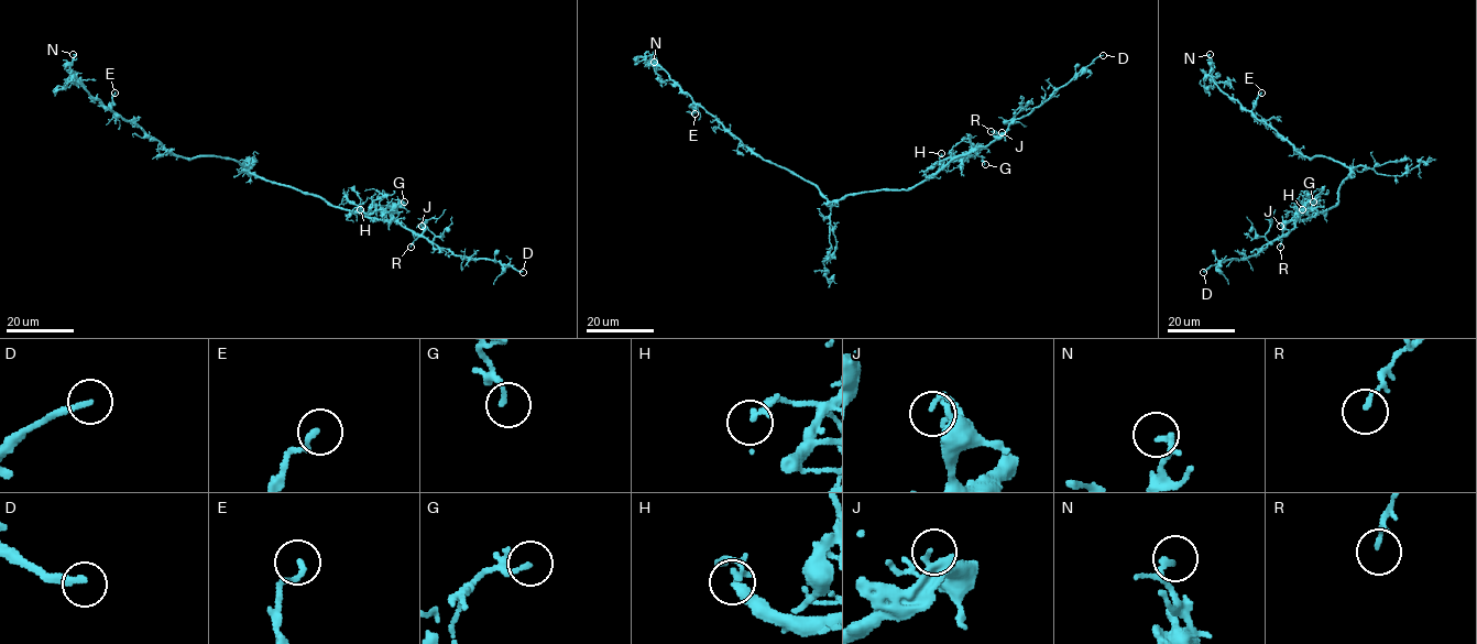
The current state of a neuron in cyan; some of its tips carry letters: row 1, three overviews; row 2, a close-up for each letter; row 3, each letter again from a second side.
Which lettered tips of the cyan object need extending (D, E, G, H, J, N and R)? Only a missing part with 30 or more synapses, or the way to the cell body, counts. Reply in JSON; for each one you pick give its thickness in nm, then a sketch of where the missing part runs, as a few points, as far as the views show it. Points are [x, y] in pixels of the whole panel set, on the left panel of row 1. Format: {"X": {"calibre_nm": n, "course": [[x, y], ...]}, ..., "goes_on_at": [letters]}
{"D": {"calibre_nm": 240}, "goes_on_at": ["D"]}

